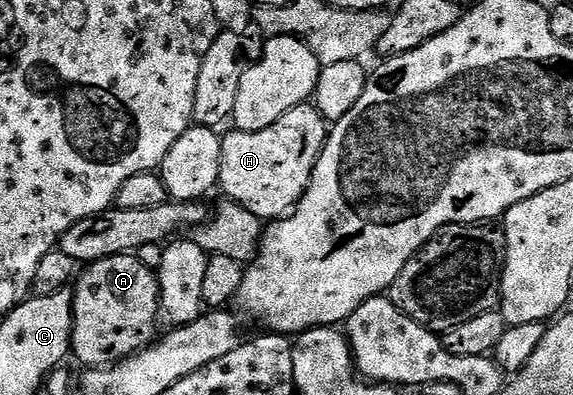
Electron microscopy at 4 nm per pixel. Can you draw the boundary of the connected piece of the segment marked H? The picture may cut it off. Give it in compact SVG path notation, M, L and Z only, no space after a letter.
M306 103L287 111L263 131L234 128L221 138L220 192L262 219L280 219L292 211L311 183L315 163L325 150L327 122L316 105Z

